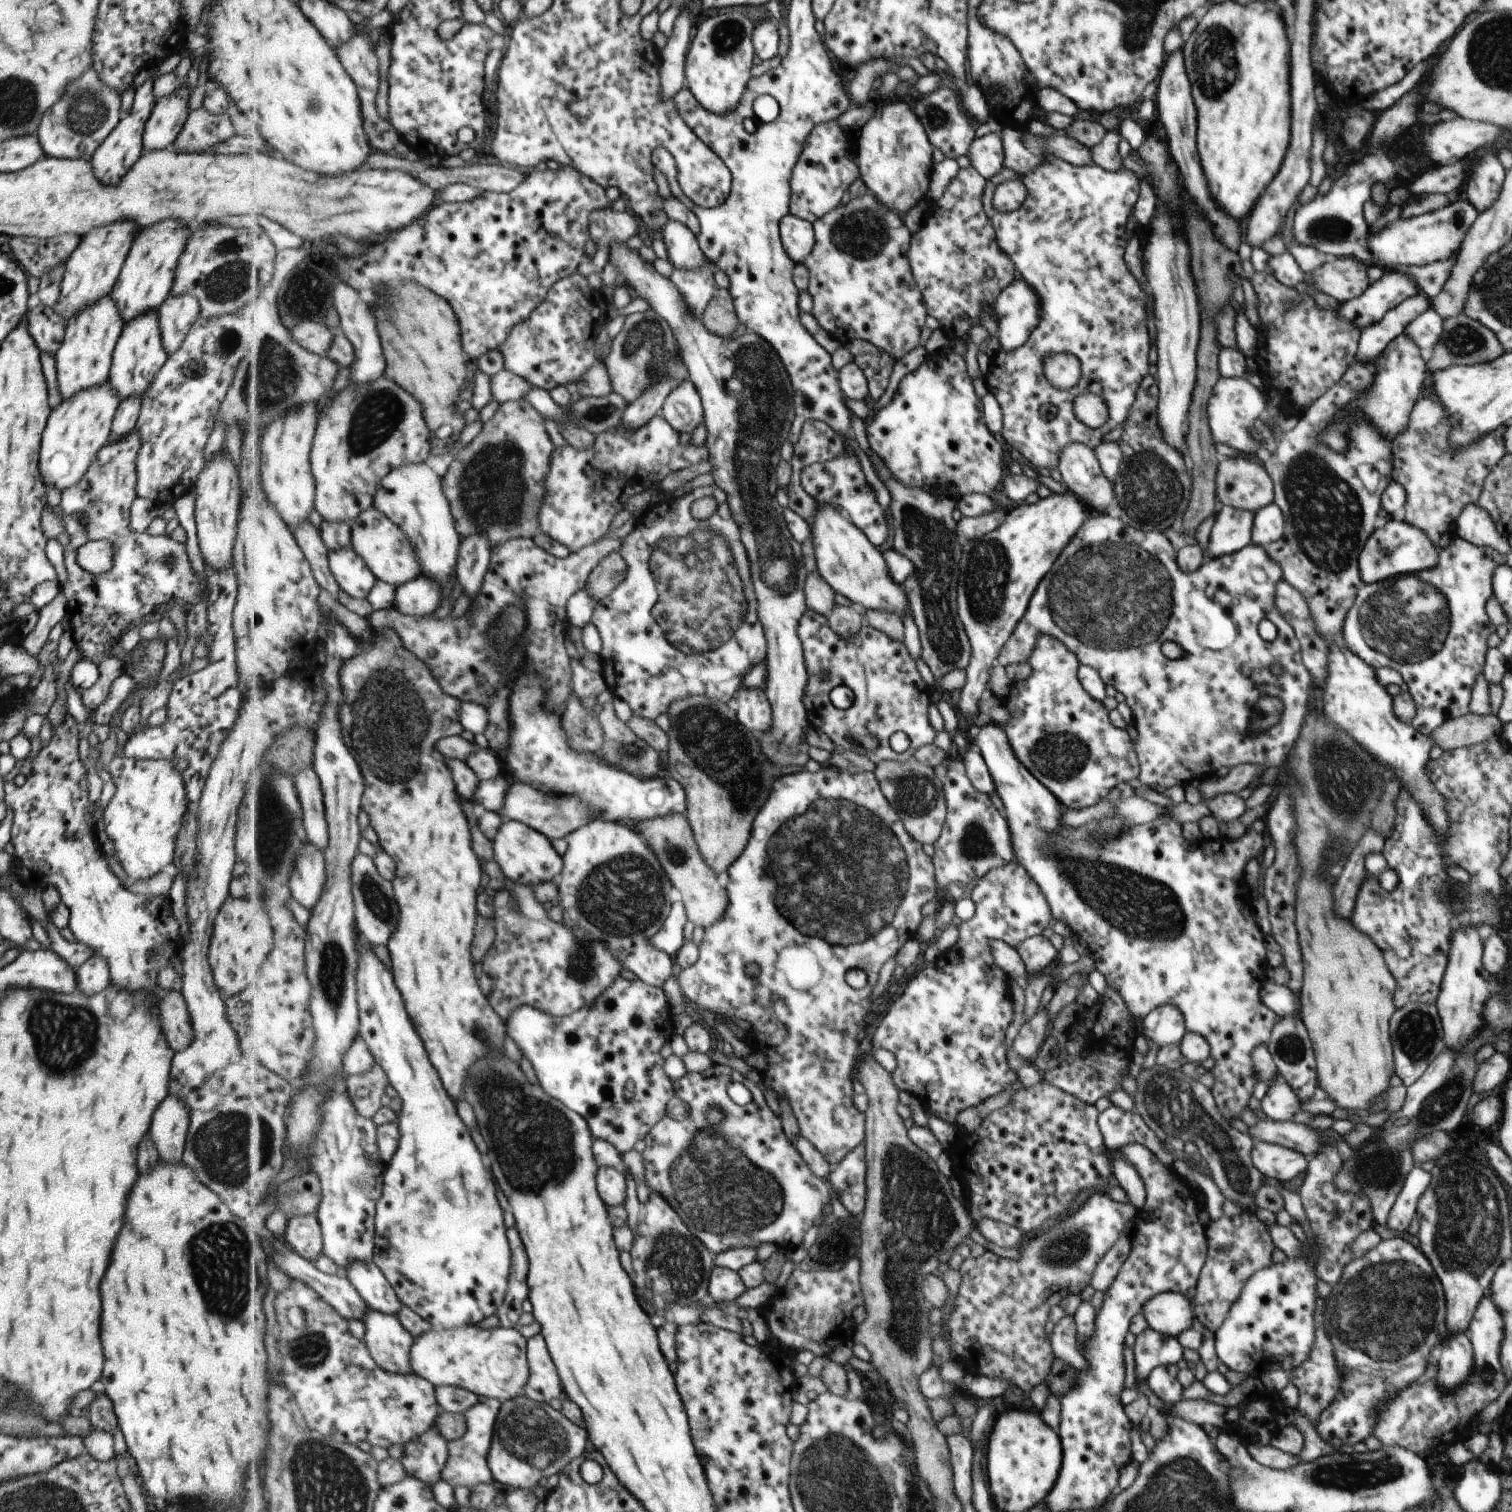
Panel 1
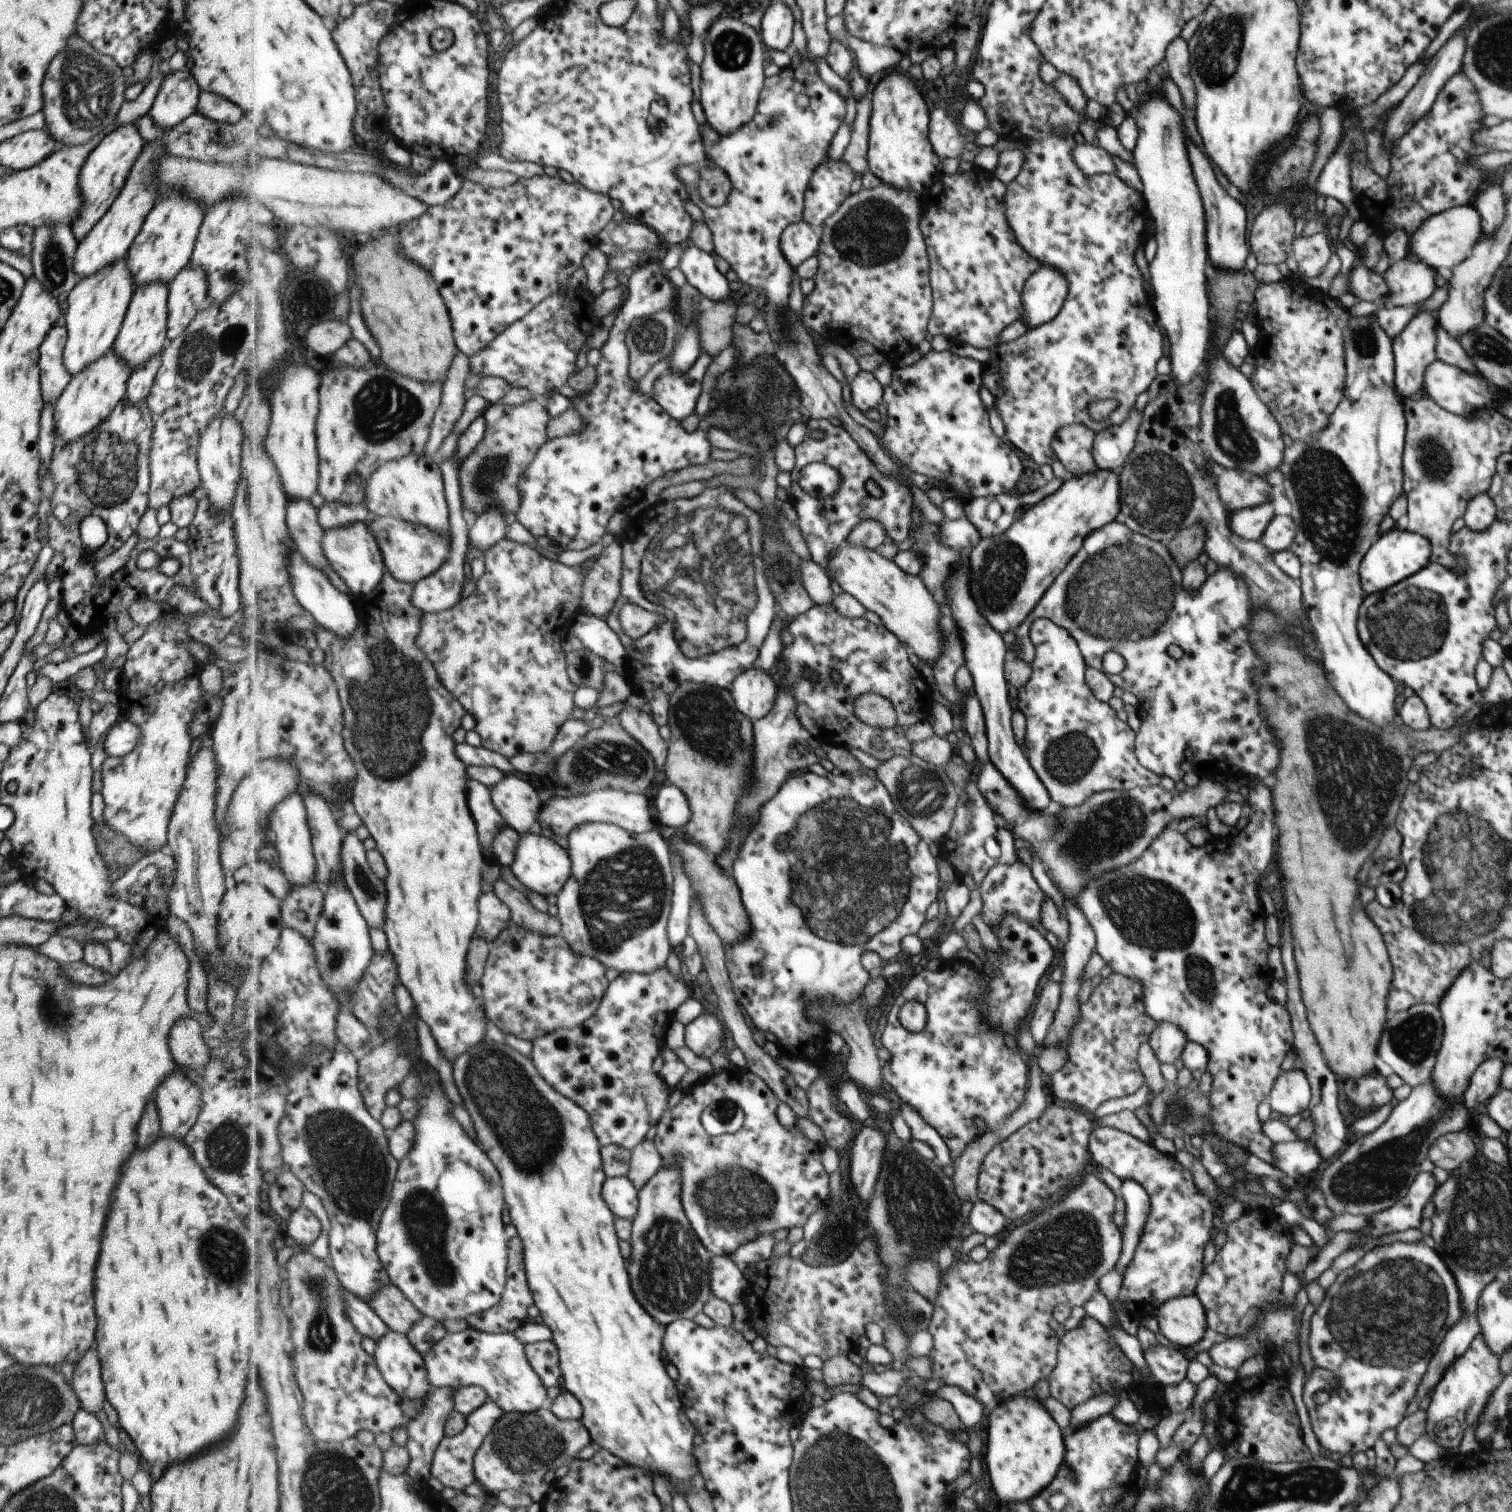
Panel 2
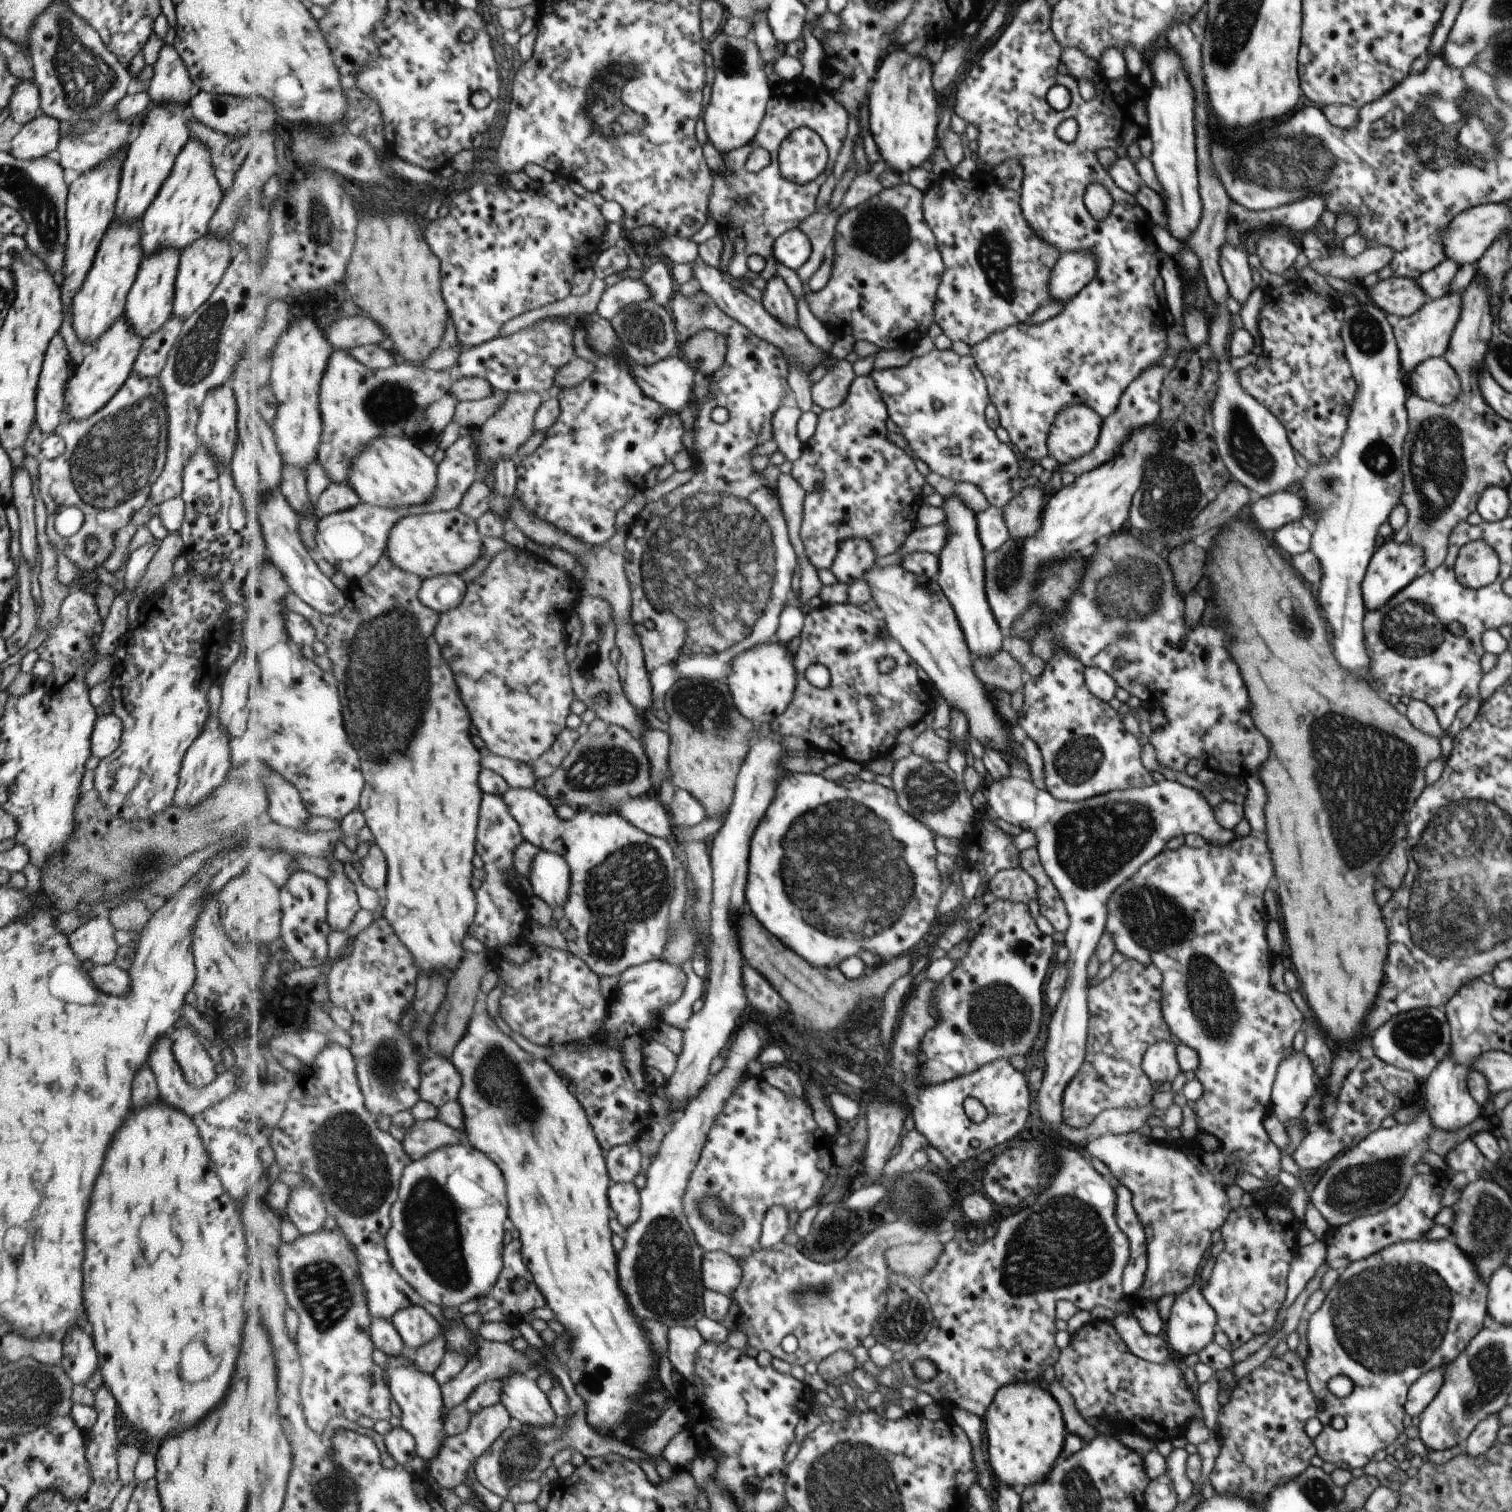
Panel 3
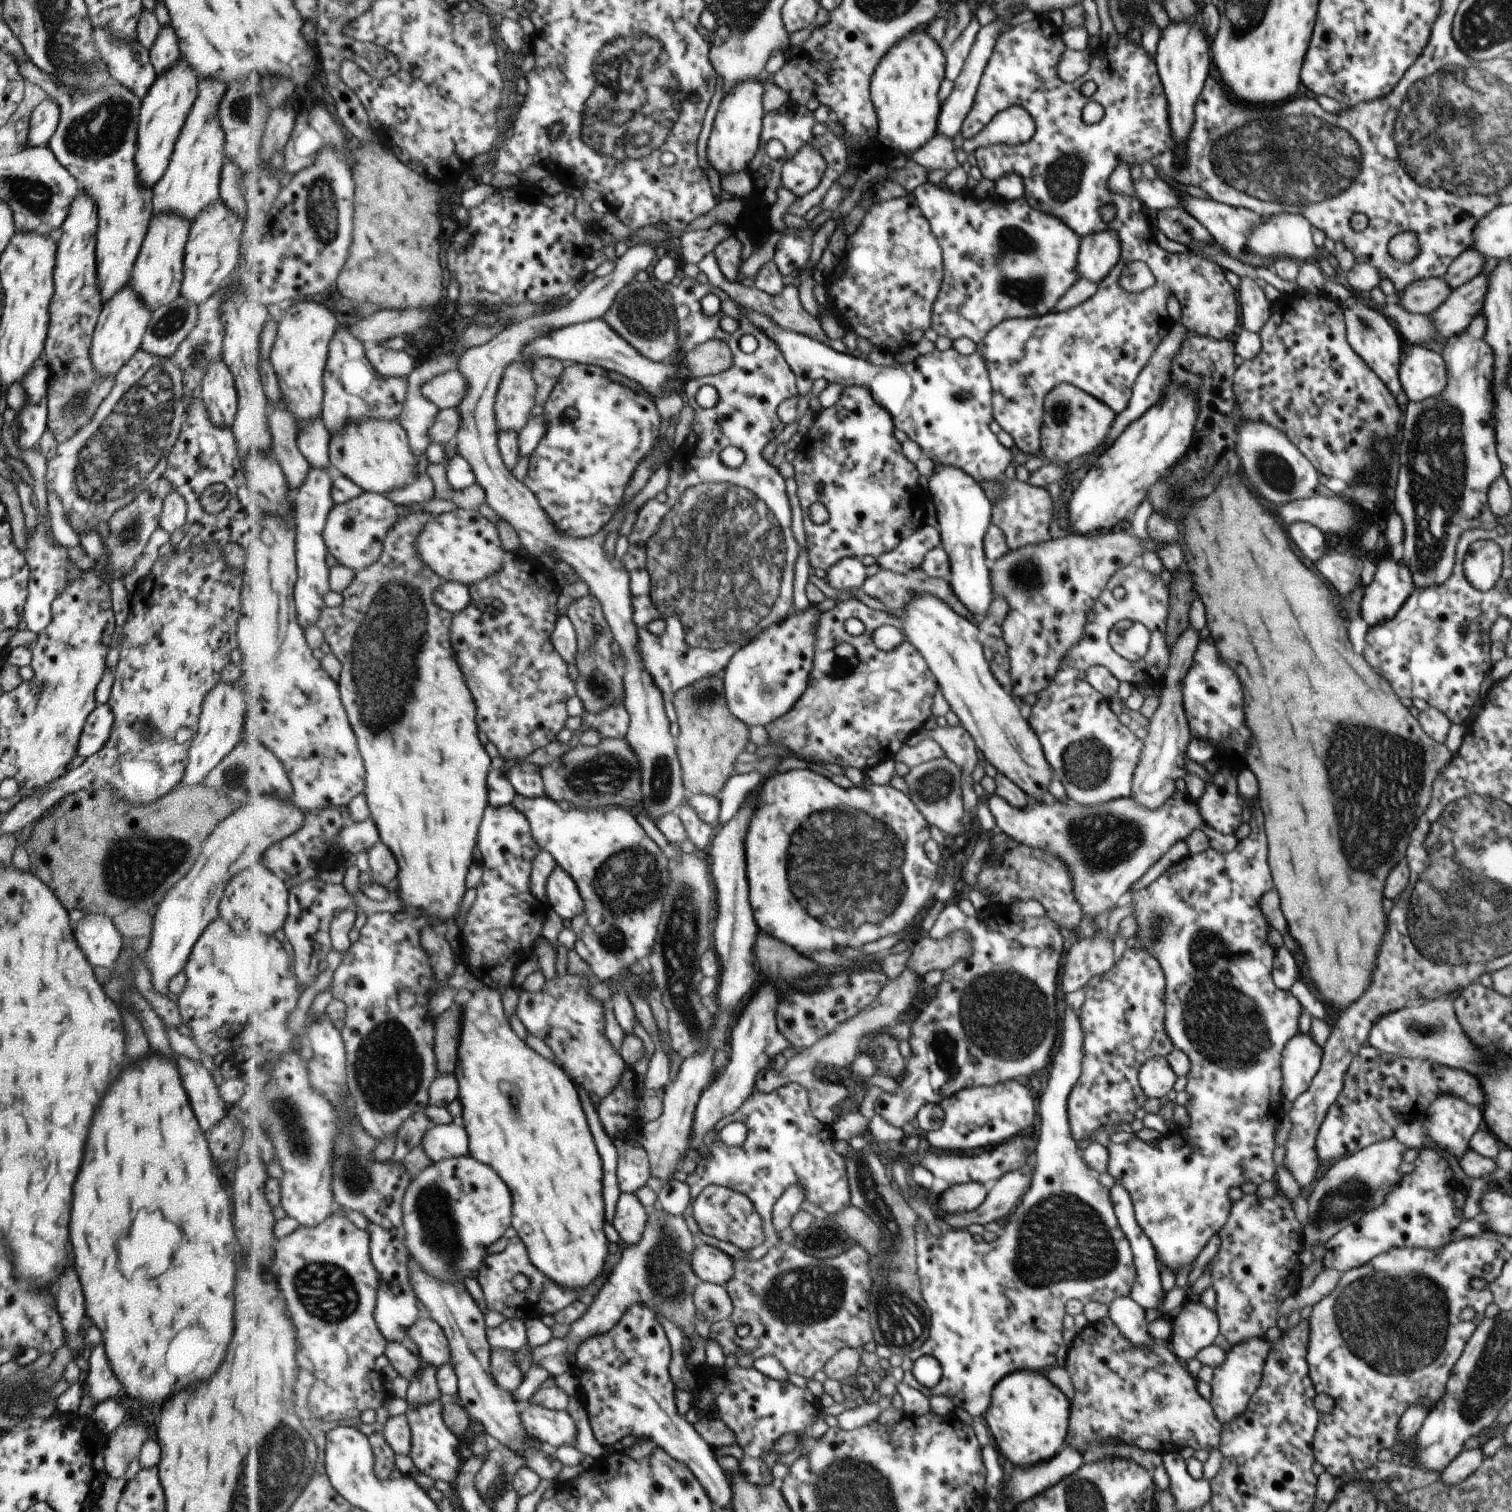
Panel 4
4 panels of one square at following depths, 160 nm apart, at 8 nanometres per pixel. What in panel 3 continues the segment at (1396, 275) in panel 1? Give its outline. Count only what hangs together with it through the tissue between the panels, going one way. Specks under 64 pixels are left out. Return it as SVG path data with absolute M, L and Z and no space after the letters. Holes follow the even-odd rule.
M1445 259L1435 268L1420 274L1416 283L1429 299L1438 299L1449 291L1450 282L1460 267L1454 260Z

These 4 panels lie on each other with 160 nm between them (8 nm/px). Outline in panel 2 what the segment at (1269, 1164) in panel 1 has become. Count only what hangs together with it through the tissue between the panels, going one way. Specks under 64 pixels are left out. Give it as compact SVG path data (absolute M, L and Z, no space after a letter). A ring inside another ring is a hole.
M1295 1139L1286 1143L1277 1143L1272 1148L1272 1153L1274 1162L1271 1166L1278 1168L1291 1178L1313 1172L1322 1159L1314 1148L1313 1141L1309 1140Z

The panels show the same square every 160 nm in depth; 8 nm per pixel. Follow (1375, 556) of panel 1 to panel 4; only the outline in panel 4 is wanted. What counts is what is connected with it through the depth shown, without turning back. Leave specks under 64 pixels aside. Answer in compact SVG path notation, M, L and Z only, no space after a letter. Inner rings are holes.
M1387 553L1375 567L1361 600L1361 618L1368 628L1393 619L1415 588L1410 569Z

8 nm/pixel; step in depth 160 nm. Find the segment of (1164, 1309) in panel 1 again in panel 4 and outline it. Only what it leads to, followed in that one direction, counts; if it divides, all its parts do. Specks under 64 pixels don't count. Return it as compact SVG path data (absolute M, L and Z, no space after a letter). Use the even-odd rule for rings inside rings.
M1186 1300L1172 1316L1169 1346L1185 1364L1195 1358L1199 1350L1212 1344L1218 1334L1218 1320L1215 1312L1192 1300Z

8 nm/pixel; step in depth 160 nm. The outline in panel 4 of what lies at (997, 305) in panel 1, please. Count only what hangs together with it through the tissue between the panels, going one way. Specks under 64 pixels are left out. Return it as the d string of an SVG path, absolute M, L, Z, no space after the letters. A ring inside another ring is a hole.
M1097 232L1080 240L1080 249L1076 257L1077 280L1097 282L1119 262L1120 241L1117 232Z

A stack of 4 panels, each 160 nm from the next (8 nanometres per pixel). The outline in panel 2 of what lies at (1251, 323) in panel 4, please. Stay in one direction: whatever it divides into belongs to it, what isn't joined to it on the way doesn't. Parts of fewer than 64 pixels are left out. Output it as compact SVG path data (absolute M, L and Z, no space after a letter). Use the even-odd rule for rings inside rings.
M1189 144L1189 160L1193 160L1193 176L1197 176L1197 188L1201 188L1201 200L1205 200L1205 224L1209 224L1208 257L1213 269L1220 271L1240 271L1249 254L1245 244L1245 212L1239 202L1229 198L1223 188L1217 184L1211 166L1205 156L1193 145Z

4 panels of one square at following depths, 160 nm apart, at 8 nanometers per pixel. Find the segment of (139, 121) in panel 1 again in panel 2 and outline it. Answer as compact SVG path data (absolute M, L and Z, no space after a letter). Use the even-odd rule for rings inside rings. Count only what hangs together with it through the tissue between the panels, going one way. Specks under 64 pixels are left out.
M119 125L91 148L78 176L81 206L76 219L70 222L70 231L77 243L93 228L93 225L107 212L115 197L120 193L132 164L138 157L144 140L137 132L136 125Z

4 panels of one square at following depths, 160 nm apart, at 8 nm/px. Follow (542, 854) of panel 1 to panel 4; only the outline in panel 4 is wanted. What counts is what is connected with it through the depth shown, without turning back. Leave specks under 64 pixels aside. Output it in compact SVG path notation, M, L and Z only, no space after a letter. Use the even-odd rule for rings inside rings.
M560 865L553 870L547 884L548 905L561 919L573 920L583 914L585 902L575 880Z

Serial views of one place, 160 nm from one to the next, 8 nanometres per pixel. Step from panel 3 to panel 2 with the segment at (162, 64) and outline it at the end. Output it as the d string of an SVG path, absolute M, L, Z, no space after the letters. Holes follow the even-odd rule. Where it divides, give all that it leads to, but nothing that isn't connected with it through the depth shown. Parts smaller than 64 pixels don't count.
M187 68L167 72L160 82L148 115L156 125L171 128L196 110L200 91Z

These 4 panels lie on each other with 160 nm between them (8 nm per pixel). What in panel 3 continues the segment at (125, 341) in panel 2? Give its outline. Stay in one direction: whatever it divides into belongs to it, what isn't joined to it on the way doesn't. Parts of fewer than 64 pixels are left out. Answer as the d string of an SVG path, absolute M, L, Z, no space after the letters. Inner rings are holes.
M174 247L145 255L140 261L135 279L126 295L123 318L142 340L156 331L172 312L174 281L180 252Z

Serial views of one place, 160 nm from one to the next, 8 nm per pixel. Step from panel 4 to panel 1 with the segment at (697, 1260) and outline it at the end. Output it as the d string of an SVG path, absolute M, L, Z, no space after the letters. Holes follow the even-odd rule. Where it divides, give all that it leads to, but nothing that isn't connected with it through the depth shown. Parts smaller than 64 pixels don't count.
M715 1265L709 1290L715 1302L733 1302L745 1294L747 1287L737 1271Z

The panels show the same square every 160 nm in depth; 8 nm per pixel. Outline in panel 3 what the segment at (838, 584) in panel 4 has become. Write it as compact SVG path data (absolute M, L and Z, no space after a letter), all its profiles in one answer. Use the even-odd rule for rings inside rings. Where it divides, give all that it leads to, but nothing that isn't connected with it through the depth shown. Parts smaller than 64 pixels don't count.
M849 539L845 541L837 555L832 571L843 584L852 585L856 580L864 578L865 573L875 566L876 550L867 539Z

